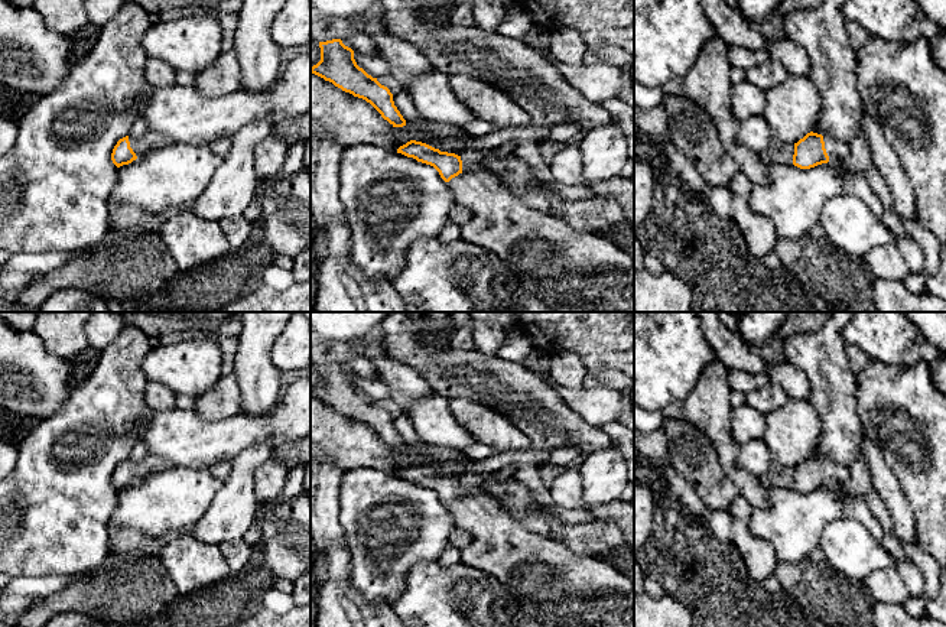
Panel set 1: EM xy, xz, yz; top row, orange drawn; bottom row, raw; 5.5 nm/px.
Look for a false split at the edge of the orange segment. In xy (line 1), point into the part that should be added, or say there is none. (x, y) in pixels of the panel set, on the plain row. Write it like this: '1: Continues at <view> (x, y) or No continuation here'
1: Continues at xy (150, 463)

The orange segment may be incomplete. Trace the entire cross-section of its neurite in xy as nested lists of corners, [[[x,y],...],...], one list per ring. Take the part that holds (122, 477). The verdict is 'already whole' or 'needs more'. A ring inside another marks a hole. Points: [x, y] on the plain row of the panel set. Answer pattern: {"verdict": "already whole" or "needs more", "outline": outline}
{"verdict": "needs more", "outline": [[[149,452],[140,461],[126,459],[120,462],[113,472],[111,484],[117,491],[120,491],[123,488],[131,487],[149,474],[163,471],[170,467],[172,464],[169,461]]]}

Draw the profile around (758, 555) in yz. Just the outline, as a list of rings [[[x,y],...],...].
[[[732,517],[731,542],[739,550],[748,575],[763,582],[776,574],[778,558],[773,546],[750,532],[748,522]]]

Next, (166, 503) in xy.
[[[170,467],[117,491],[117,509],[110,523],[118,529],[136,529],[147,537],[163,542],[196,524],[222,485],[224,480],[217,478],[209,470]]]

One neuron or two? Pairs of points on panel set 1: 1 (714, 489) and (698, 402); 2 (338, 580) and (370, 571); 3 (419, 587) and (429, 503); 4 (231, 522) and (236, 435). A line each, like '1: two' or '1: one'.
1: two
2: two
3: two
4: two

